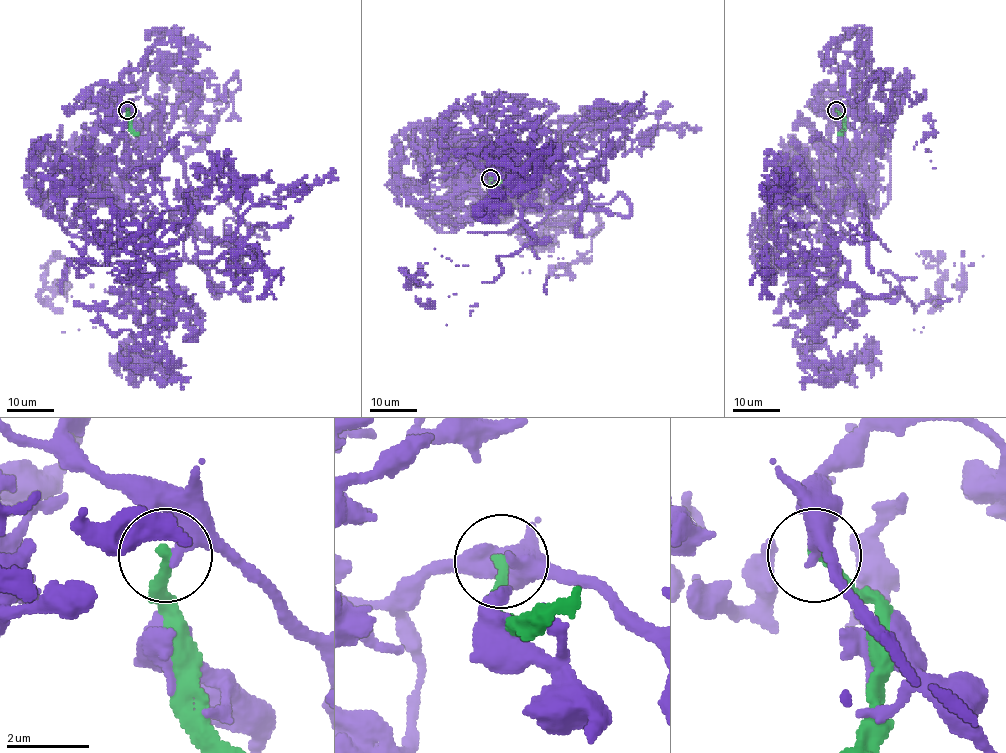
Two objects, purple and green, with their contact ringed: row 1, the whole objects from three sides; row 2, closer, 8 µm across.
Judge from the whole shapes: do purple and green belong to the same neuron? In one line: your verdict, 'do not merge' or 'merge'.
do not merge

